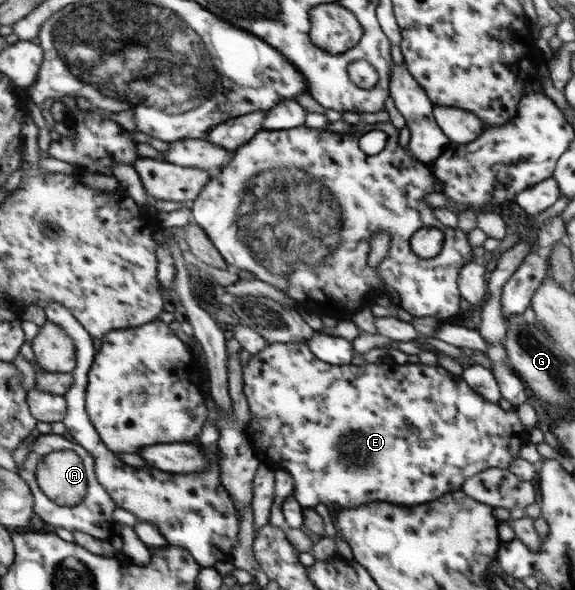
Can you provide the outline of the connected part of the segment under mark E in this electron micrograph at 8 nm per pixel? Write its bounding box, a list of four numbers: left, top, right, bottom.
[241,343,524,509]

